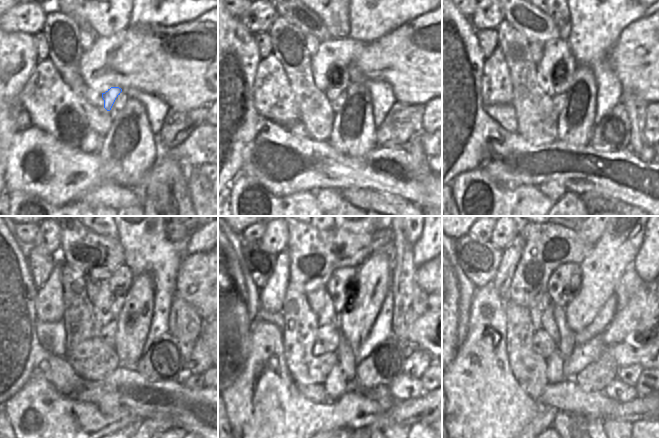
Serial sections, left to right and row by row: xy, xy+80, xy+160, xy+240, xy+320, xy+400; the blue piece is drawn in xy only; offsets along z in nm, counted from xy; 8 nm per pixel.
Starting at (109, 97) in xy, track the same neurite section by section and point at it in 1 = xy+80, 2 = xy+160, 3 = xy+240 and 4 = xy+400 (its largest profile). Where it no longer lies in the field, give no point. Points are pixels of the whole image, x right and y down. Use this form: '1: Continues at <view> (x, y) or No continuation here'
1: Continues at xy+80 (332, 93)
2: Continues at xy+160 (566, 76)
3: Continues at xy+240 (120, 281)
4: Continues at xy+400 (561, 285).

